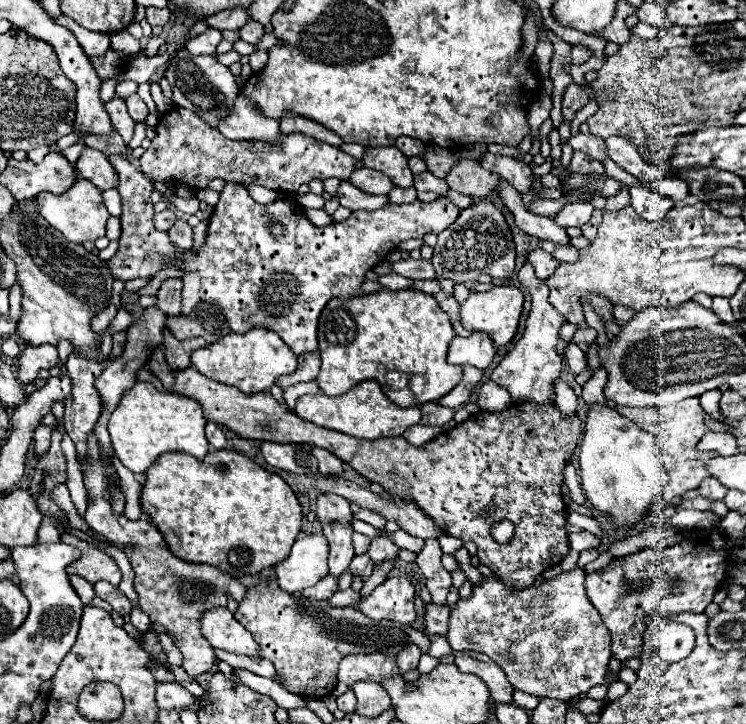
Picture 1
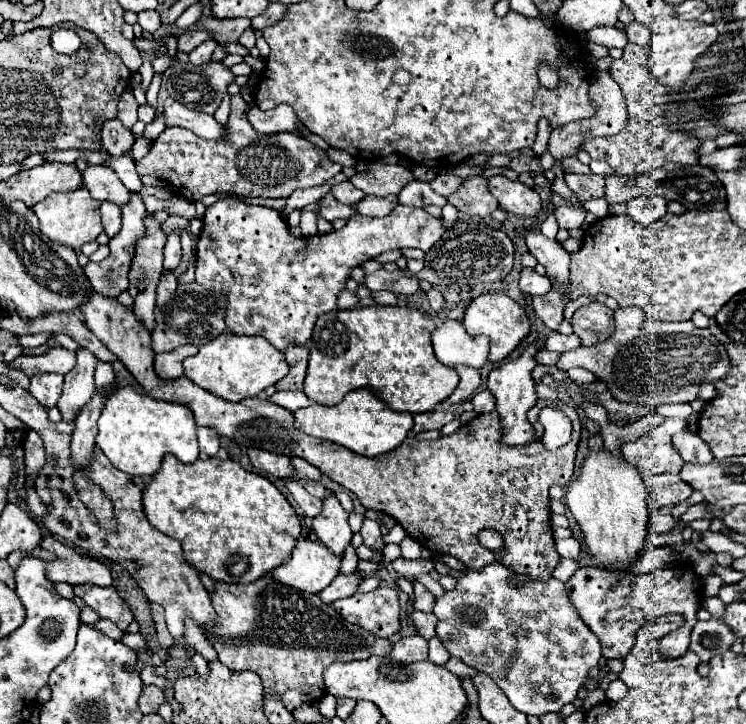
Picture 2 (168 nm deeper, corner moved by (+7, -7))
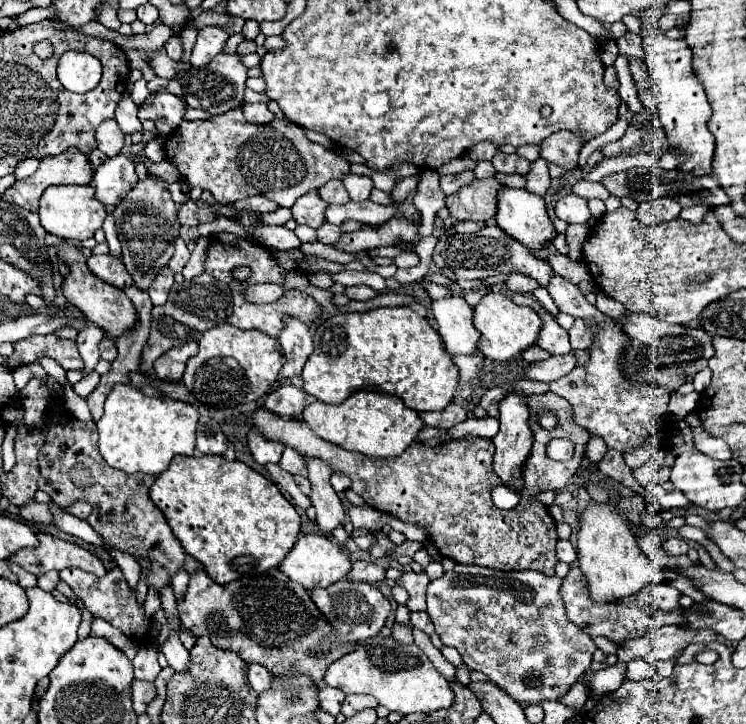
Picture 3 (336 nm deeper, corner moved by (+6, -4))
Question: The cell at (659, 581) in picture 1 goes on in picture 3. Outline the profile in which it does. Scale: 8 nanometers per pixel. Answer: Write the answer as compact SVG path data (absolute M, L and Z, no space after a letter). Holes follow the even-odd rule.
M573 565L569 575L563 579L559 593L565 601L569 621L573 621L577 627L581 627L587 635L607 637L613 643L621 643L621 641L627 641L627 639L637 639L637 637L645 635L647 631L653 631L653 629L663 627L663 625L685 625L685 611L679 605L679 599L681 599L683 593L669 583L645 585L639 593L623 597L619 601L595 603L589 597L585 575L581 573L581 569L577 565Z

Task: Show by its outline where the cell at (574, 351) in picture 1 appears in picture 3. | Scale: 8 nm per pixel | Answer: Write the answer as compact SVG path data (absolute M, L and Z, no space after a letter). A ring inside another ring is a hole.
M531 345L529 349L523 351L523 361L529 361L529 363L535 363L535 361L543 361L549 357L549 353L545 353L545 349L541 349L539 345Z

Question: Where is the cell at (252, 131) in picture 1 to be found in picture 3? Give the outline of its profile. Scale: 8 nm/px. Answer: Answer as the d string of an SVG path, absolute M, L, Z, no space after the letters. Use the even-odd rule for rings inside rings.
M161 91L155 95L153 103L145 109L139 109L139 117L151 119L155 121L155 127L161 135L169 135L175 131L175 127L181 125L181 121L185 119L185 111L187 111L187 103L167 91Z

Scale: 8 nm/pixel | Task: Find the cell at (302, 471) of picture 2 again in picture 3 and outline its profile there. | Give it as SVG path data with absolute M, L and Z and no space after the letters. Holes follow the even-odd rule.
M287 447L287 449L283 451L283 457L281 457L279 465L281 465L285 471L293 473L293 475L307 475L305 459L303 459L295 449L291 449L291 447Z

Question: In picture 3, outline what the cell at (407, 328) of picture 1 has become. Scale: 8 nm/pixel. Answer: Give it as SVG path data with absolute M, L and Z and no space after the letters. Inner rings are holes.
M381 307L365 313L337 313L321 321L315 329L315 351L303 369L303 389L323 403L343 403L351 393L359 389L381 391L403 399L409 409L421 411L441 411L449 405L455 395L459 369L453 359L445 353L439 333L429 325L429 321L417 315L411 307Z

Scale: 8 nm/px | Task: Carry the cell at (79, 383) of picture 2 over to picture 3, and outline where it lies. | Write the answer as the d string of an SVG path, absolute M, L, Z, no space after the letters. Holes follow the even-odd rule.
M87 323L87 327L83 331L79 331L79 335L75 339L75 343L79 347L79 353L83 357L83 363L85 363L85 367L81 371L83 377L87 377L91 371L95 371L95 365L99 363L99 347L97 345L103 339L103 335L105 333L97 325Z

